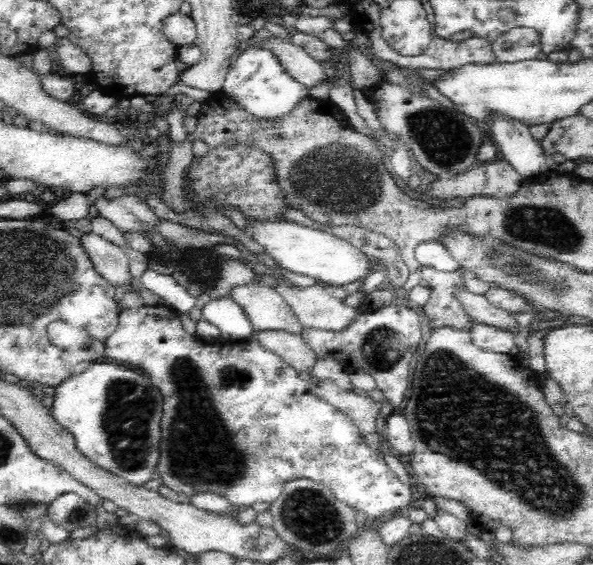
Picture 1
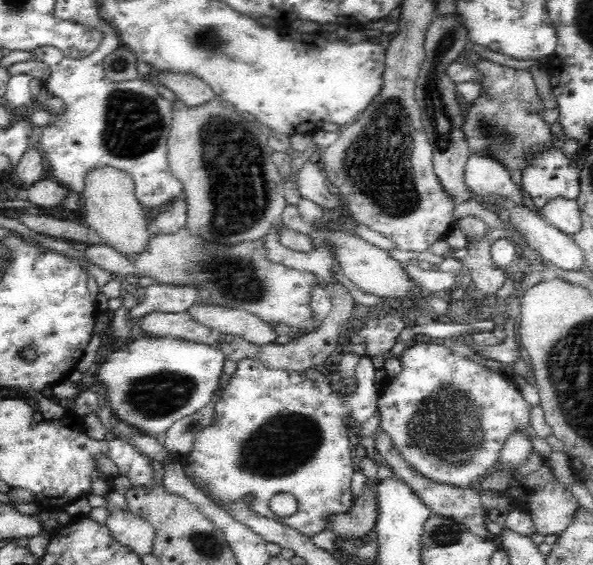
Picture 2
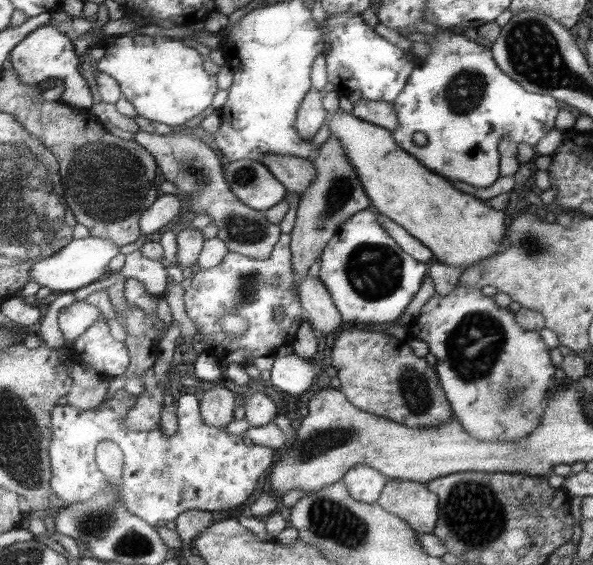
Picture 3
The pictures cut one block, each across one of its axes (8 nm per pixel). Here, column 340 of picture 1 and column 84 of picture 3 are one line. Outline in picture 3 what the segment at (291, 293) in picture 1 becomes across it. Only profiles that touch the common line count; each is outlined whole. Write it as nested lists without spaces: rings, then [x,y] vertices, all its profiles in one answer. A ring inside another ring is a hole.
[[[85,300],[74,301],[60,314],[60,327],[64,339],[70,347],[85,331],[99,319],[105,319],[97,306],[88,304]]]

